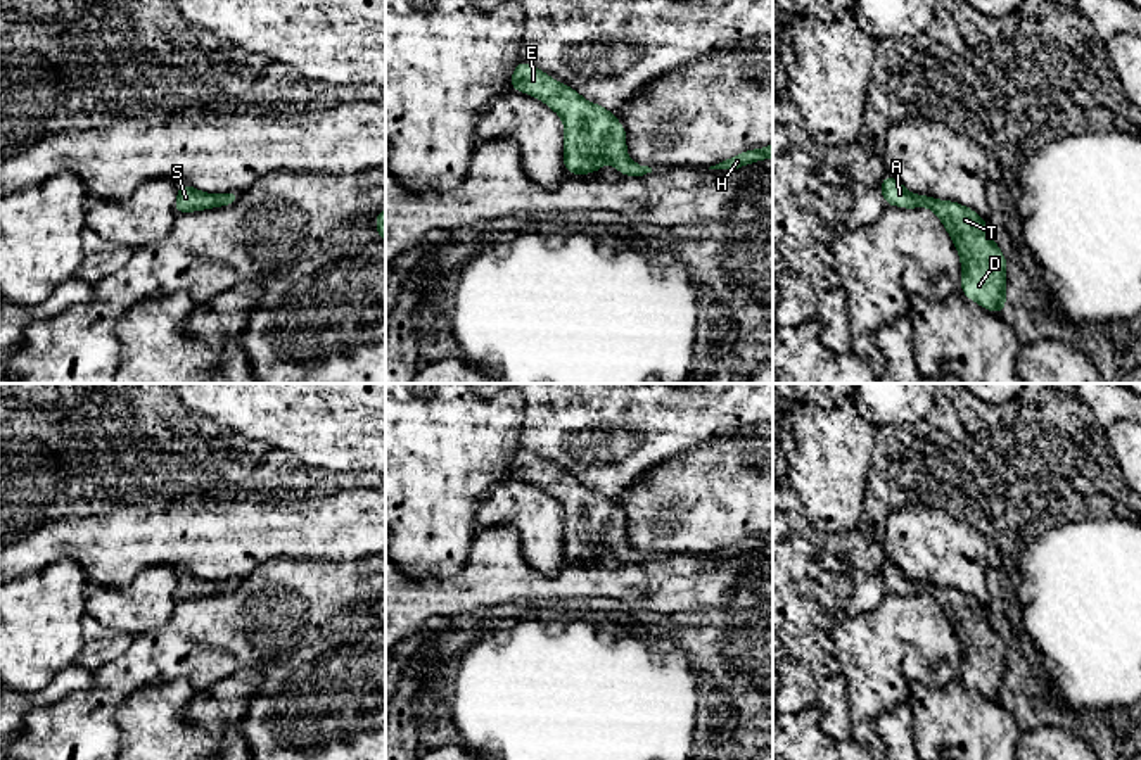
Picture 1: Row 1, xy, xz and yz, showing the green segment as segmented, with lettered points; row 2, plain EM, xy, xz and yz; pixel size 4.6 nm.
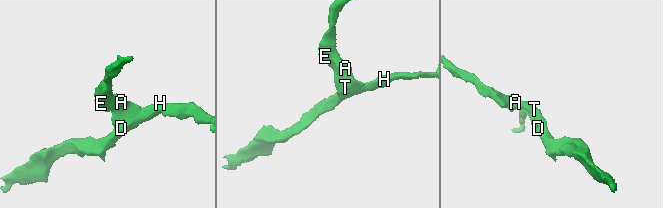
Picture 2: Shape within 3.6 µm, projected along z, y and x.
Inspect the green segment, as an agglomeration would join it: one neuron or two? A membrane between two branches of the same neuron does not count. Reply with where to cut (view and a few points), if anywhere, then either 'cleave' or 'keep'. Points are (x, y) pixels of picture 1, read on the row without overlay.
no cut; keep

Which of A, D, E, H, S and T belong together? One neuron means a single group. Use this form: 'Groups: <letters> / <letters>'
Groups: A D E H S T

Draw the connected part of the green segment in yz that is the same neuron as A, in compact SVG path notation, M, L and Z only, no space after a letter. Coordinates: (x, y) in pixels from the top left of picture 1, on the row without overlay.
M885 561L878 577L885 592L928 594L942 608L961 646L961 679L992 700L1006 698L1006 644L989 622L987 608L973 596L932 582L909 580L899 567Z

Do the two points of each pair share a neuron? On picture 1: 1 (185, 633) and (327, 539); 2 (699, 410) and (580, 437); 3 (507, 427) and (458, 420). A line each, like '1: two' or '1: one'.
1: two
2: one
3: one

